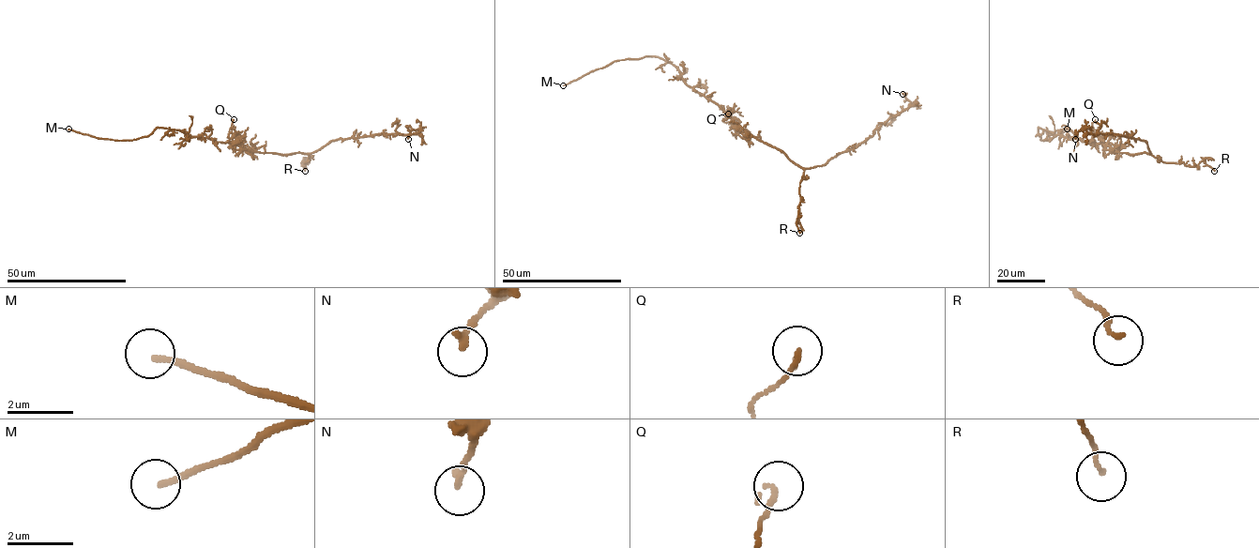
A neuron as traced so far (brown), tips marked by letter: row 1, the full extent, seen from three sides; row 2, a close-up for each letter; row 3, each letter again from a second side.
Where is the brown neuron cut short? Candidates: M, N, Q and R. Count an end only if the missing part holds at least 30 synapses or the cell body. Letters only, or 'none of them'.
M

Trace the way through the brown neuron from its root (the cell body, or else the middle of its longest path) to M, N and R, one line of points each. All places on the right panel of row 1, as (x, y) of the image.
M: (1113, 151), (1106, 150), (1101, 144), (1083, 142), (1039, 127), (1039, 134), (1041, 140), (1045, 140), (1067, 129)
N: (1113, 151), (1130, 155), (1149, 153), (1145, 141), (1117, 134), (1091, 134), (1084, 129), (1078, 132), (1075, 139)
R: (1113, 151), (1130, 155), (1148, 153), (1163, 161), (1183, 162), (1187, 166), (1194, 167), (1203, 161), (1214, 171)

